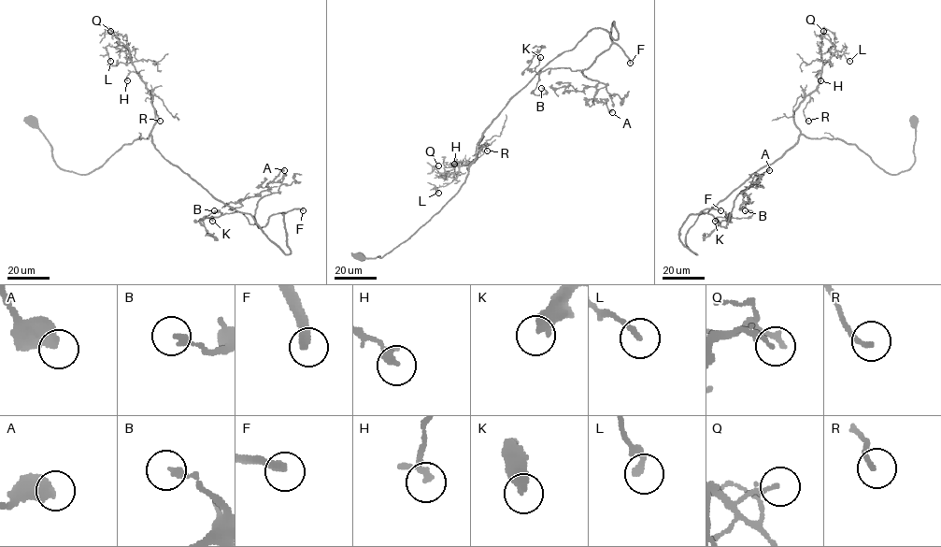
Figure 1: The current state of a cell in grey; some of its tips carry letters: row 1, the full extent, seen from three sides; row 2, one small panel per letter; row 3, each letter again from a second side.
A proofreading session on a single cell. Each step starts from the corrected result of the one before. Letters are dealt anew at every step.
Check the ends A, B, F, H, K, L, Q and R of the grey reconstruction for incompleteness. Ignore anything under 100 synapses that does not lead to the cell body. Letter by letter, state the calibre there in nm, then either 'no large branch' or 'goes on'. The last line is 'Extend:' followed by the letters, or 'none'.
A: calibre 500 nm; no large branch
B: calibre 240 nm; no large branch
F: calibre 320 nm; goes on
H: calibre 180 nm; no large branch
K: calibre 440 nm; no large branch
L: calibre 220 nm; no large branch
Q: calibre 120 nm; no large branch
R: calibre 180 nm; no large branch
Extend: F

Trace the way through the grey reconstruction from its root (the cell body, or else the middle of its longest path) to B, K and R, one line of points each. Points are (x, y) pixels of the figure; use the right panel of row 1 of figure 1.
B: (914, 120), (908, 169), (801, 135), (699, 215), (696, 254), (680, 241), (691, 214), (725, 227), (745, 210)
K: (914, 120), (908, 169), (801, 135), (699, 215), (696, 254), (680, 241), (690, 215), (730, 217), (715, 221)
R: (914, 120), (915, 163), (896, 174), (854, 144), (804, 136), (793, 111), (809, 95), (804, 109), (808, 121)

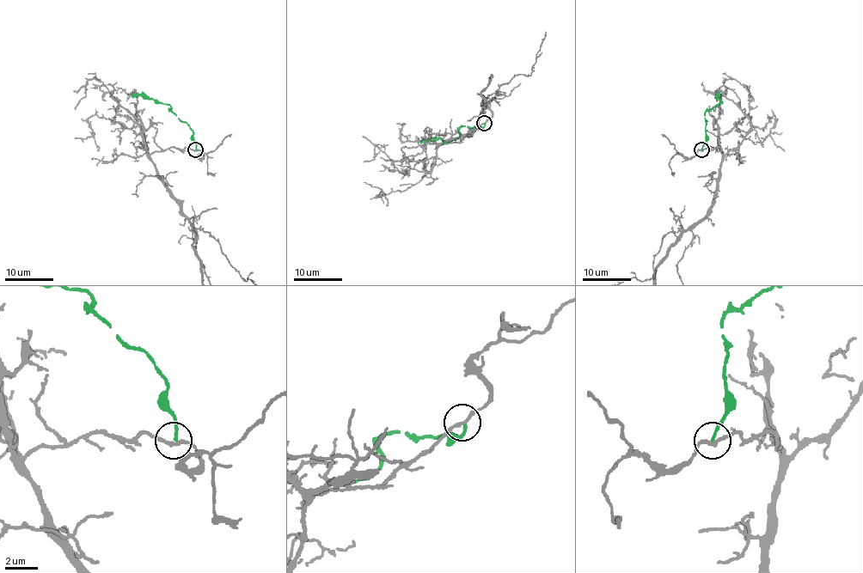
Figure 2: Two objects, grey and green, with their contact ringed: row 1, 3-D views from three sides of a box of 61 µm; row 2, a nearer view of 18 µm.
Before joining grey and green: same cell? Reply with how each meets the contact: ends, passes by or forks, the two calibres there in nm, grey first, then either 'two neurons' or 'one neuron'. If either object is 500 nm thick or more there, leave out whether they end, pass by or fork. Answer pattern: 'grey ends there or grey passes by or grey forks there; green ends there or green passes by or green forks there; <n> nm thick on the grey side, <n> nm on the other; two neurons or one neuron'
grey passes by; green ends there; 200 nm thick on the grey side, 180 nm on the other; two neurons

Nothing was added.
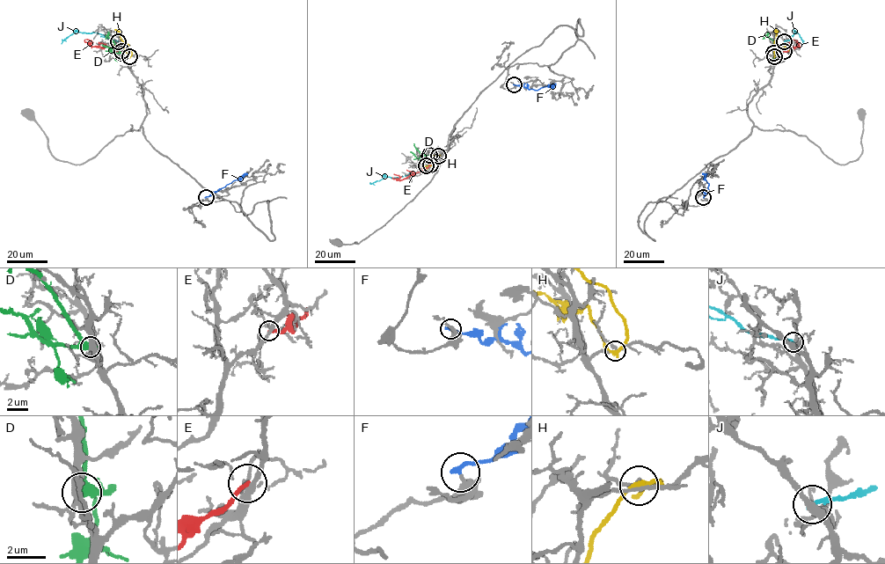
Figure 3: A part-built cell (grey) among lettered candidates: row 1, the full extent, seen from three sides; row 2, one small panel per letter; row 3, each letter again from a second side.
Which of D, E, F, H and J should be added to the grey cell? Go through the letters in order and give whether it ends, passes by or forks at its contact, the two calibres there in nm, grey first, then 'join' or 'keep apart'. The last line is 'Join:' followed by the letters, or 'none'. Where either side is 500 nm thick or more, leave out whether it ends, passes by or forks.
D: it passes by; 380 nm thick on the grey side, 440 nm on the other; keep apart
E: it ends there; 280 nm thick on the grey side, 240 nm on the other; keep apart
F: it ends there; 200 nm thick on the grey side, 260 nm on the other; keep apart
H: it passes by; 200 nm thick on the grey side, 240 nm on the other; keep apart
J: it ends there; 380 nm thick on the grey side, 200 nm on the other; keep apart
Join: none

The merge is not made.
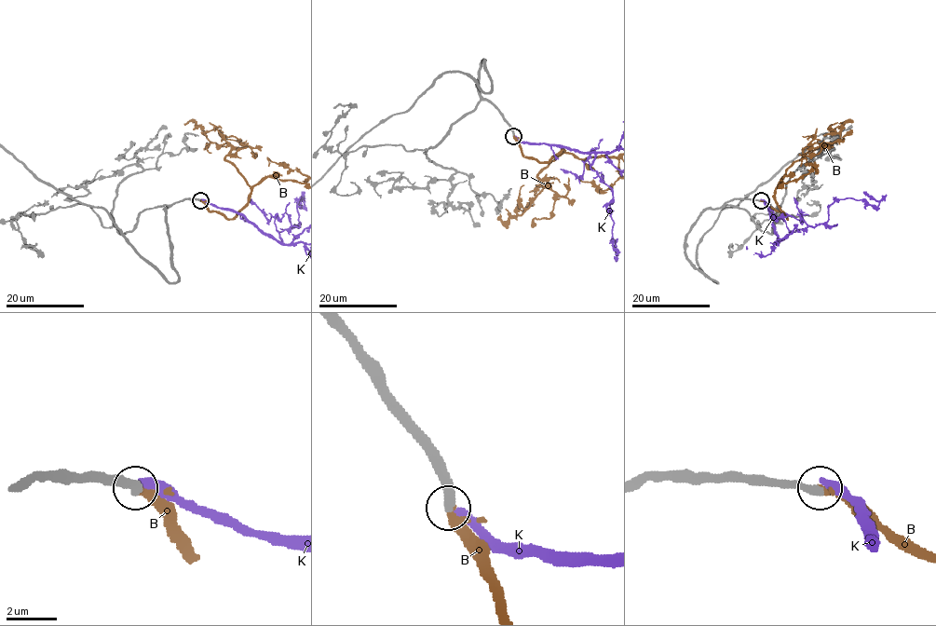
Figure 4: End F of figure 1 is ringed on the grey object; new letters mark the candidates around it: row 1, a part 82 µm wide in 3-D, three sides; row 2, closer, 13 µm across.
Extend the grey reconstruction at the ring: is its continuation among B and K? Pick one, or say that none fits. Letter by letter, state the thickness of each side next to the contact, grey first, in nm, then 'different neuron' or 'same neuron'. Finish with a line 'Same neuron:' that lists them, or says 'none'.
B: 340/240 nm | same neuron
K: 320/320 nm | different neuron
Same neuron: B

